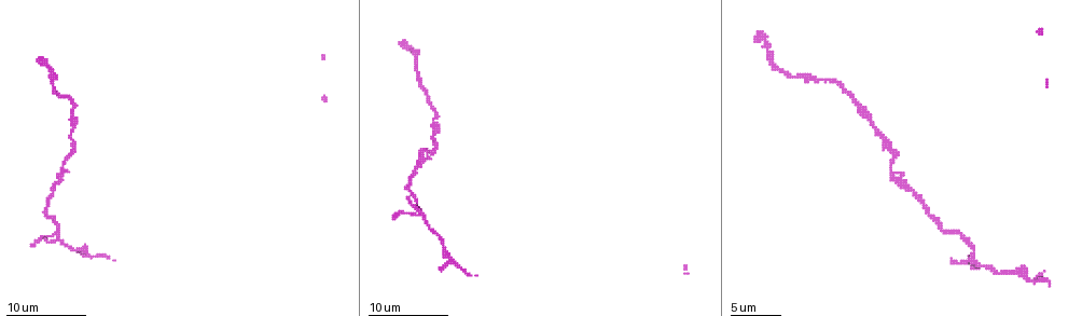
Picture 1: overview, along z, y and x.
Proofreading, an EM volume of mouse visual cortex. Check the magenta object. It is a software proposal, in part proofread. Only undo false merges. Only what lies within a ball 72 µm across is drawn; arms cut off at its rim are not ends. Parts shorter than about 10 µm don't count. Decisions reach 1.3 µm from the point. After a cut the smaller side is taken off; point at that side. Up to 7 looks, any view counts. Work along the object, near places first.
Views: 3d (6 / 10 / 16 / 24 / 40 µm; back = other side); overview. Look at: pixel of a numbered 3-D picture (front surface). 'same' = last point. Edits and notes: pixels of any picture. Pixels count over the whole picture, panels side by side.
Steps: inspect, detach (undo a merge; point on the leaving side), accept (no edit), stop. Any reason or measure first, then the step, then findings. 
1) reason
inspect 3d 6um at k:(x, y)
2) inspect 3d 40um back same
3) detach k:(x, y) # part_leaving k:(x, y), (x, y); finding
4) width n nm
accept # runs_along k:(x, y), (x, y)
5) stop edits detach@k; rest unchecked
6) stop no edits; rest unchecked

calibre changes
inspect 3d 10um at 1:(897, 180)

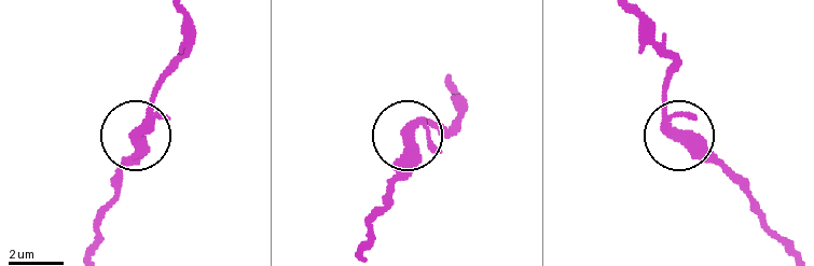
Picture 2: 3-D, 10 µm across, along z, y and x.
inspect 3d 10um back at 2:(676, 129)

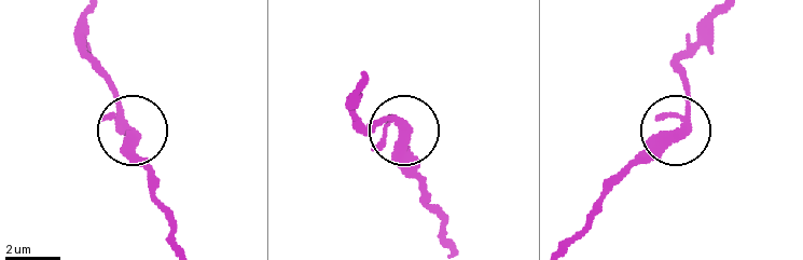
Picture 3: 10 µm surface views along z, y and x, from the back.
arms 3
accept # runs_along 3:(174, 245), (171, 213), (135, 150), (115, 87), (91, 55); all the same cell

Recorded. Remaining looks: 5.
calibre changes
inspect 3d 16um at 1:(423, 216)

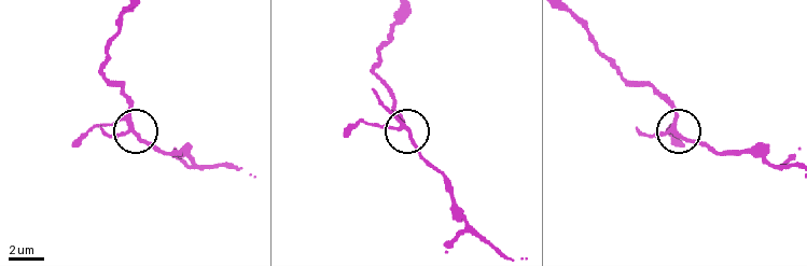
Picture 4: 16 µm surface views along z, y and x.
arms 3
accept # all the same cell

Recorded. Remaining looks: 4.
thick turns thin
inspect 3d 6um at 1:(818, 80)

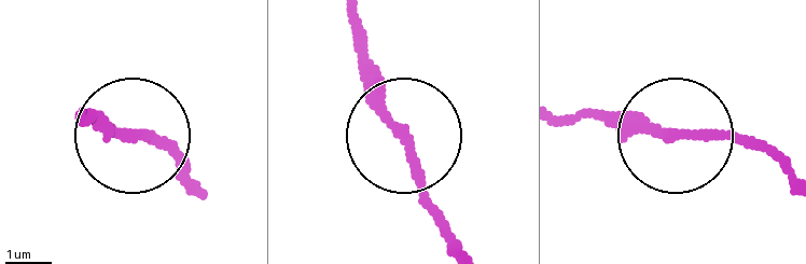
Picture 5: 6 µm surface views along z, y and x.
accept # runs_along 5:(186, 179), (143, 133), (78, 121); all the same cell

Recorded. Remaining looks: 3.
stop no edits; rest unchecked

